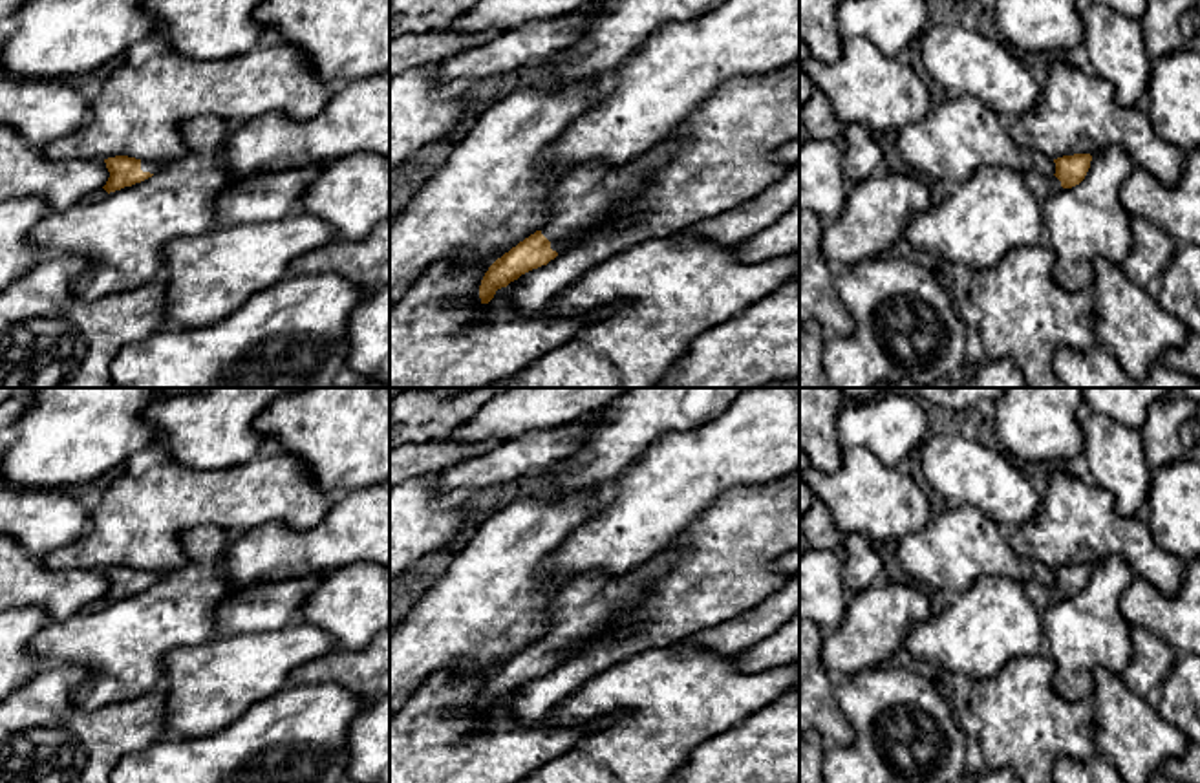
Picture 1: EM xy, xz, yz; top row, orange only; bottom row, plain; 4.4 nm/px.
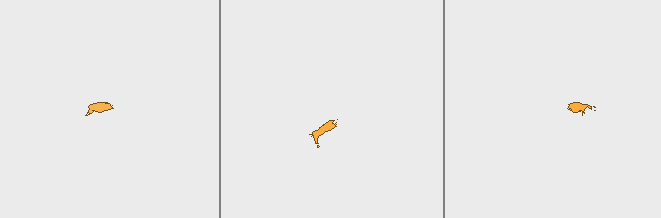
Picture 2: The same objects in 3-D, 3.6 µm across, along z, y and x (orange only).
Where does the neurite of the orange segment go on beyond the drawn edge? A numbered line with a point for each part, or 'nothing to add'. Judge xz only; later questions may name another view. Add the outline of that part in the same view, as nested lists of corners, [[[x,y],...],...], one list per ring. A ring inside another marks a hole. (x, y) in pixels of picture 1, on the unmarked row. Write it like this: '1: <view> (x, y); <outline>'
1: xz (584, 606); [[[664,551],[649,562],[616,576],[578,576],[552,598],[552,617],[540,638],[551,659],[562,664],[573,649],[596,637],[622,609],[631,607],[640,593],[657,582],[680,552]]]

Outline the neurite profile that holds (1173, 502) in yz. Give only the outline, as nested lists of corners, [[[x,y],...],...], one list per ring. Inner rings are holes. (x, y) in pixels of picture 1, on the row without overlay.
[[[1200,459],[1152,472],[1143,518],[1163,551],[1184,563],[1200,558]]]

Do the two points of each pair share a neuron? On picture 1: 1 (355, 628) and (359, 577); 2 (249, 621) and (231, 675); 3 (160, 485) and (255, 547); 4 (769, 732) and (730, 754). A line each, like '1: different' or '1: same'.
1: same
2: different
3: different
4: same

